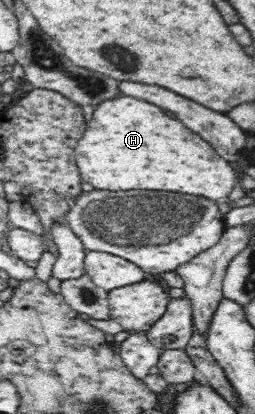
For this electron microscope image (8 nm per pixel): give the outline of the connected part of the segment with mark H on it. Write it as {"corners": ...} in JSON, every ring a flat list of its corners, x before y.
{"corners":[[119,96,106,100,96,108,88,128,75,148,75,161,81,182,88,182,96,190,130,192,131,190,166,190,172,193,196,195,208,201,226,200,237,184,233,164,224,160,208,142,190,132,182,122,166,116,158,106,136,98]]}

